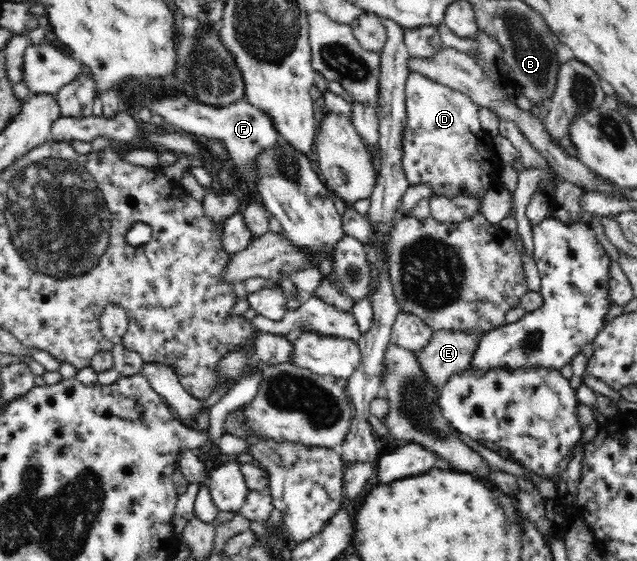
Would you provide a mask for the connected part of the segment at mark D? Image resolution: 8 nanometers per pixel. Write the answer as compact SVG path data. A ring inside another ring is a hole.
M421 72L409 73L404 88L404 126L400 132L400 151L402 151L402 171L408 179L409 186L428 185L431 197L477 198L483 201L484 194L492 189L492 156L498 156L490 144L490 135L482 130L478 119L480 105L467 94L440 84L424 76Z

